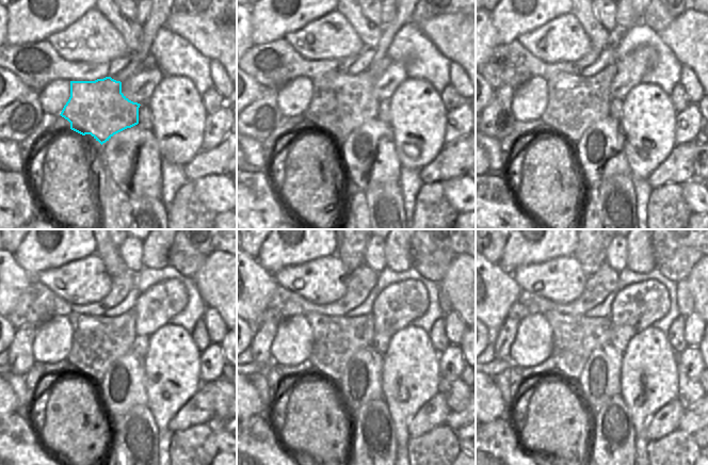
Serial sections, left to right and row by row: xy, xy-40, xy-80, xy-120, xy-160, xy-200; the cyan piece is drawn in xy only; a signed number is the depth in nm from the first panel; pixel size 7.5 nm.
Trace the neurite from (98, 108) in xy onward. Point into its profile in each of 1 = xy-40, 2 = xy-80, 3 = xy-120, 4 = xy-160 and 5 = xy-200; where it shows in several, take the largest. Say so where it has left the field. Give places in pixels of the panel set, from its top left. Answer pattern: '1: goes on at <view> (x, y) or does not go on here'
1: goes on at xy-40 (340, 103)
2: goes on at xy-80 (575, 102)
3: goes on at xy-120 (98, 341)
4: goes on at xy-160 (336, 338)
5: goes on at xy-200 (574, 337)

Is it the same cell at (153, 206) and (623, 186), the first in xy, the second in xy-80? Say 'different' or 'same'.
same

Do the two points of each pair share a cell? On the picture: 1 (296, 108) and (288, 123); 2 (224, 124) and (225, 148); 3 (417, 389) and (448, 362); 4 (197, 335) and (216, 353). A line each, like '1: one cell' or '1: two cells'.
1: two cells
2: two cells
3: two cells
4: two cells

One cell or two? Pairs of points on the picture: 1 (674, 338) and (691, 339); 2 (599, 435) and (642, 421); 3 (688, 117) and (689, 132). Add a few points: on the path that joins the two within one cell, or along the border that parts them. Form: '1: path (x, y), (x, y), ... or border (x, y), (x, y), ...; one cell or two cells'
1: border (684, 318), (684, 339), (687, 345); two cells
2: border (623, 401), (634, 430), (636, 449); two cells
3: path (689, 121), (689, 129); one cell

